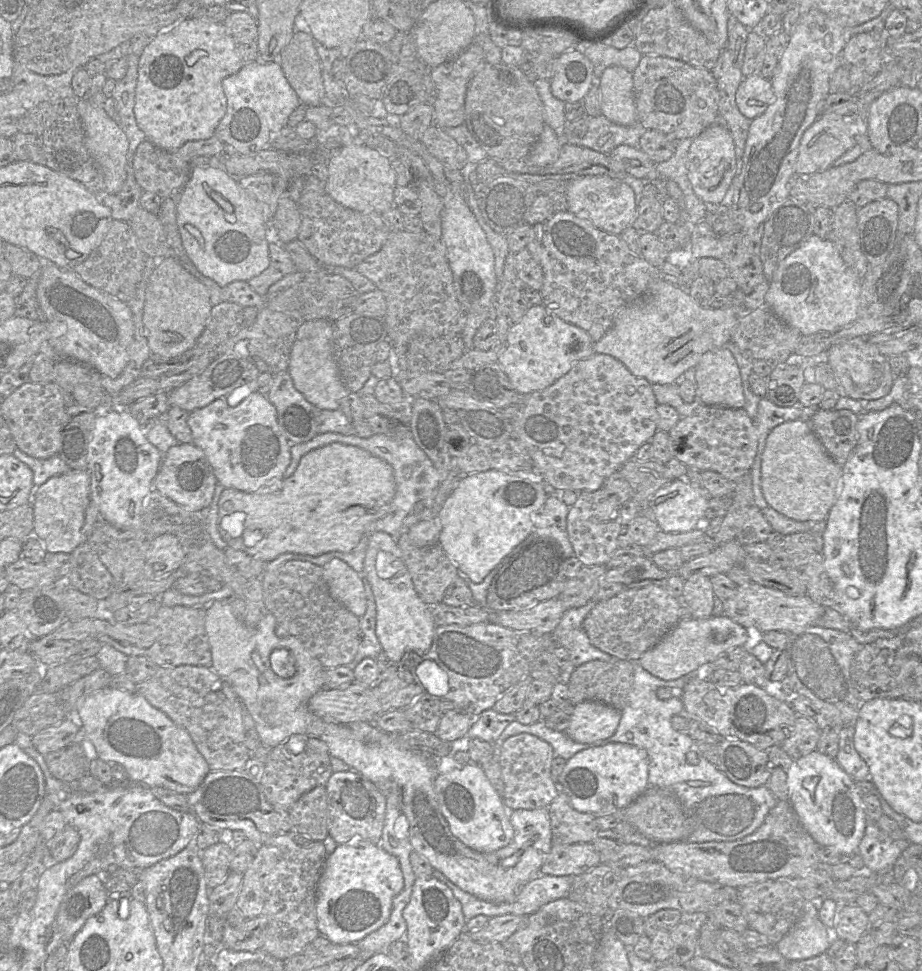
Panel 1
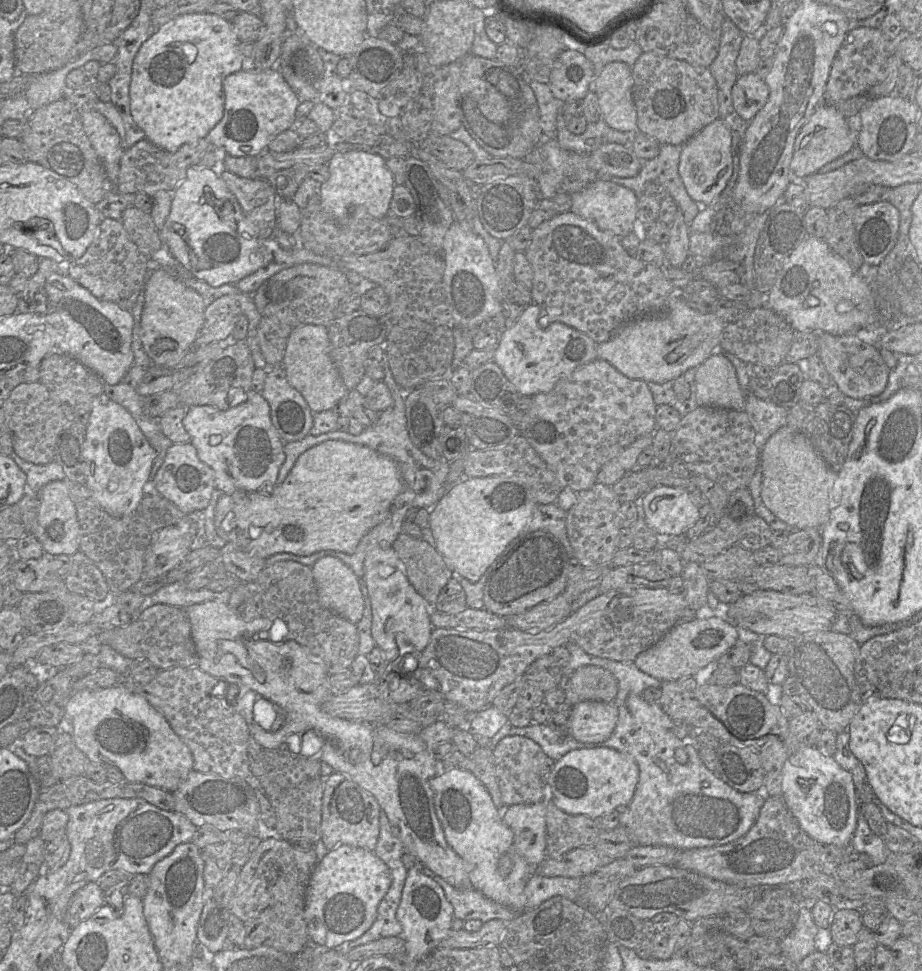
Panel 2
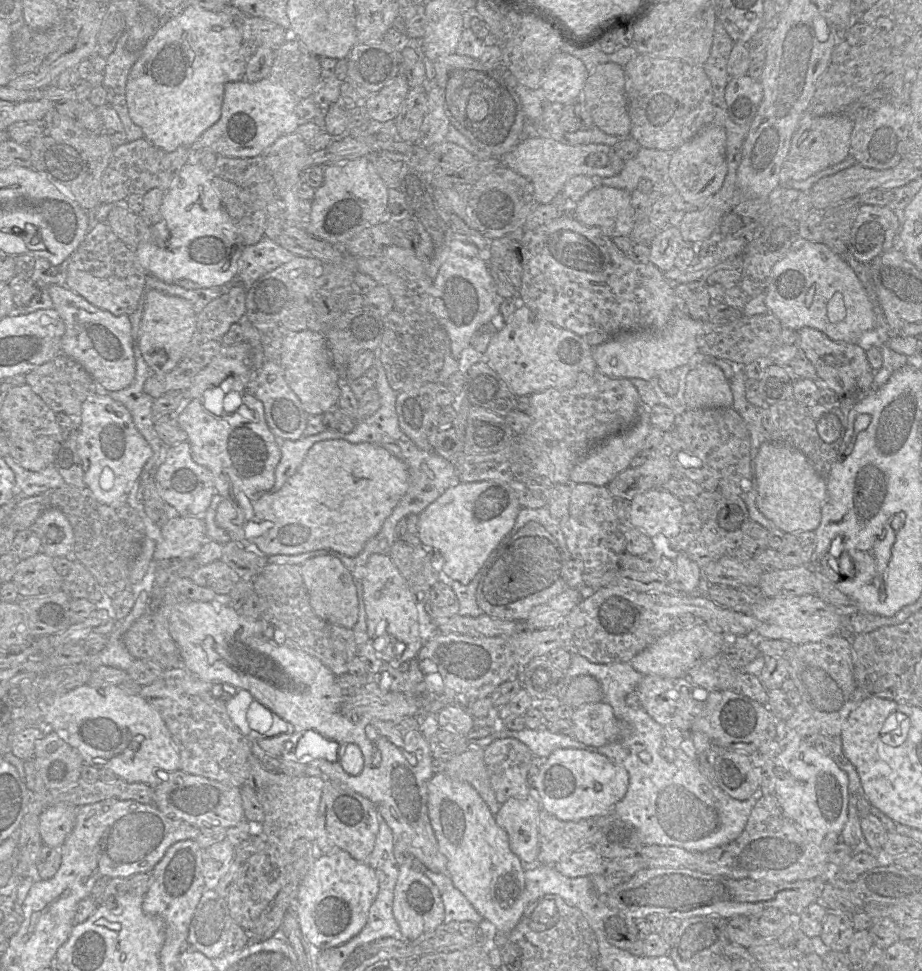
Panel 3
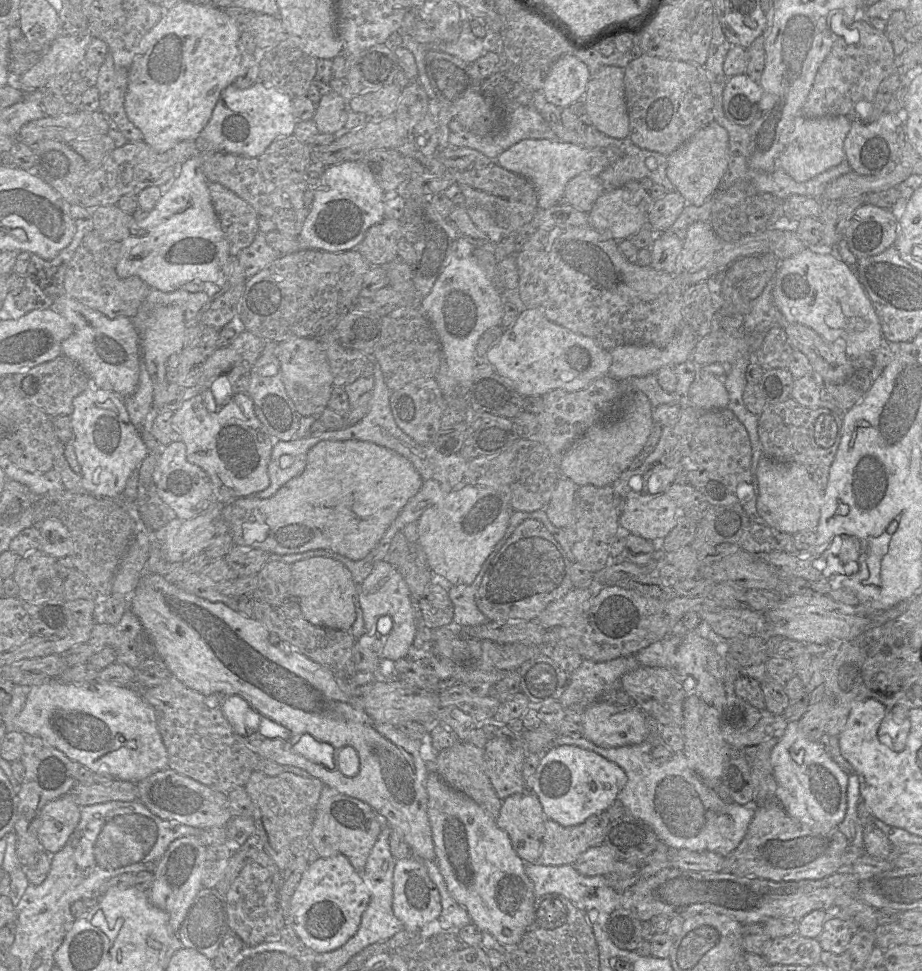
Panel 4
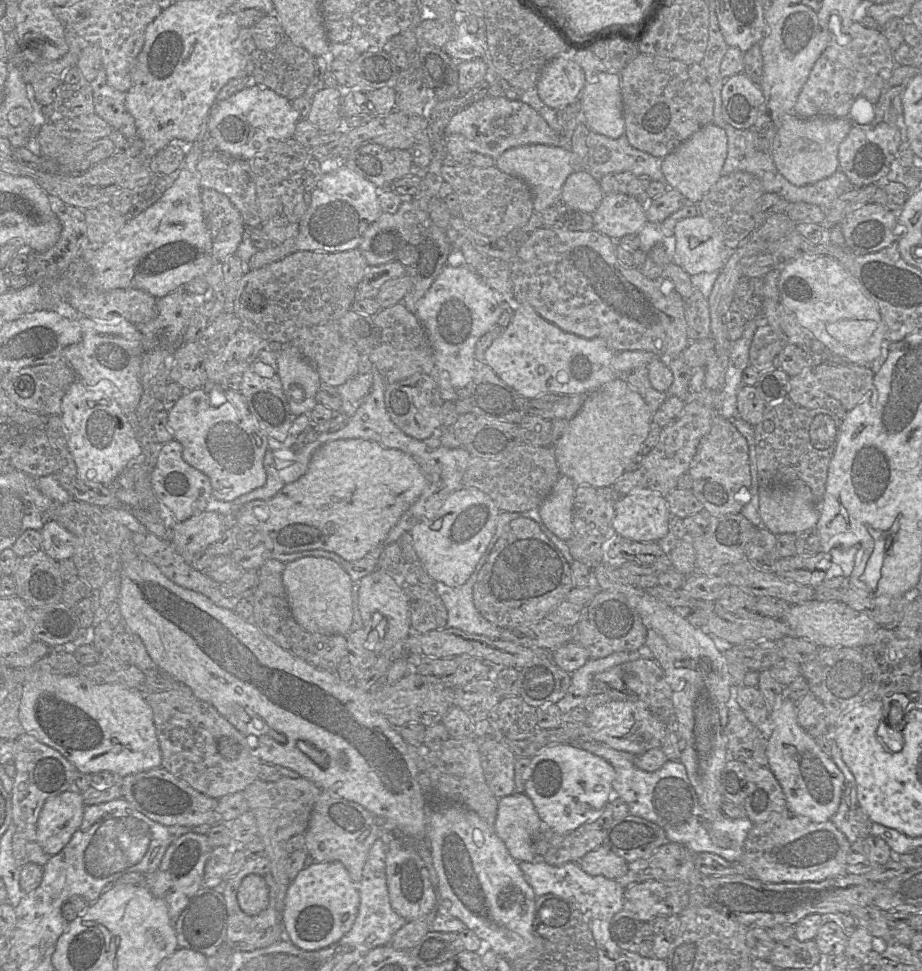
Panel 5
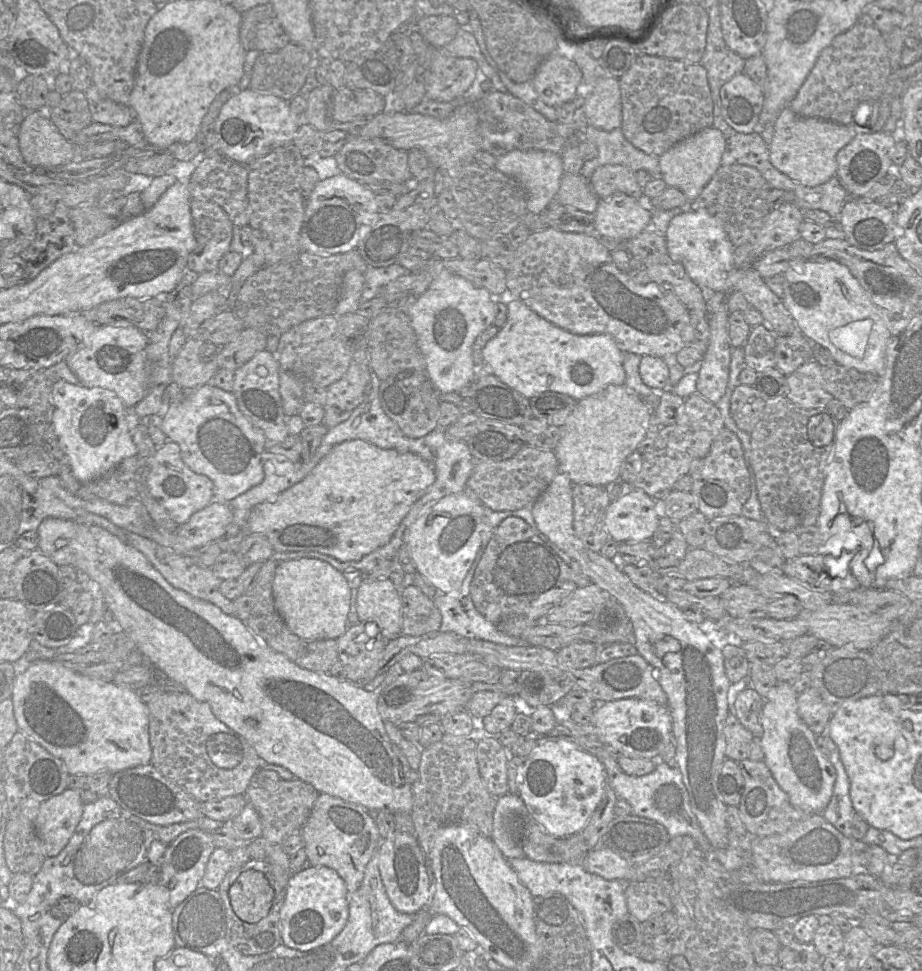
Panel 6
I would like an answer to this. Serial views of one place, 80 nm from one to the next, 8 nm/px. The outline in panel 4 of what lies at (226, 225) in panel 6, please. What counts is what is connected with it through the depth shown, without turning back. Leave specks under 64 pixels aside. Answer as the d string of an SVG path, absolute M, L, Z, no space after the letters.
M208 183L213 208L228 245L230 256L250 246L260 232L254 209L219 183Z

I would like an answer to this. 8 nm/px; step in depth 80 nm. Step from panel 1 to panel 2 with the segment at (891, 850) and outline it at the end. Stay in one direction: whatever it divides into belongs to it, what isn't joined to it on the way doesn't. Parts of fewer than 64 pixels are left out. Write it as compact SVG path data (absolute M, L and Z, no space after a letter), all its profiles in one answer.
M856 807L855 830L850 848L855 852L866 854L872 865L885 863L891 853L885 845L884 838L872 832L860 807Z

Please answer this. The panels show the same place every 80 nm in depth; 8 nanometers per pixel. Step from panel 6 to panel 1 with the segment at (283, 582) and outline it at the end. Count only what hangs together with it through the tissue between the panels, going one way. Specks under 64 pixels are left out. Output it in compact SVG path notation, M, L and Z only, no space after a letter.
M333 558L323 566L323 576L331 597L361 618L367 609L367 598L360 575L343 560Z

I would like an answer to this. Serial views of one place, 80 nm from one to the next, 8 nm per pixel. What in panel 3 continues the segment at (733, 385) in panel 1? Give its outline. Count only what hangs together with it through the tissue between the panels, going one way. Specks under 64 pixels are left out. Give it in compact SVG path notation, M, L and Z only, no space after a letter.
M698 363L686 378L688 409L731 408L733 394L723 371L712 363Z

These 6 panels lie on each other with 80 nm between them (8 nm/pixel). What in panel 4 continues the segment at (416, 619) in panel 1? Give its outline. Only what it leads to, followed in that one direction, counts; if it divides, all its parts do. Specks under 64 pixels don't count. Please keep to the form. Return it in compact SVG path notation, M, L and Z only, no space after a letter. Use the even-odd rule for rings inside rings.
M385 560L377 561L372 572L363 580L361 585L361 592L359 597L360 607L363 612L364 628L368 636L376 637L375 640L375 652L380 659L383 660L396 661L401 658L408 656L409 649L413 644L417 633L416 625L416 602L412 599L409 588L398 571L397 568L393 567L391 564ZM381 616L389 616L392 620L392 628L387 635L381 635L377 630L377 621Z

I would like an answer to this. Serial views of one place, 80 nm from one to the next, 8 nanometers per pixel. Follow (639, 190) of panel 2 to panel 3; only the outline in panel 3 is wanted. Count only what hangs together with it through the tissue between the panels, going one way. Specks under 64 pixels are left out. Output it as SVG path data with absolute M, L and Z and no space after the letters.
M641 147L637 155L627 161L619 174L607 178L592 176L595 186L611 186L631 193L641 179L647 178L663 195L670 197L678 213L688 208L669 176L673 151Z

